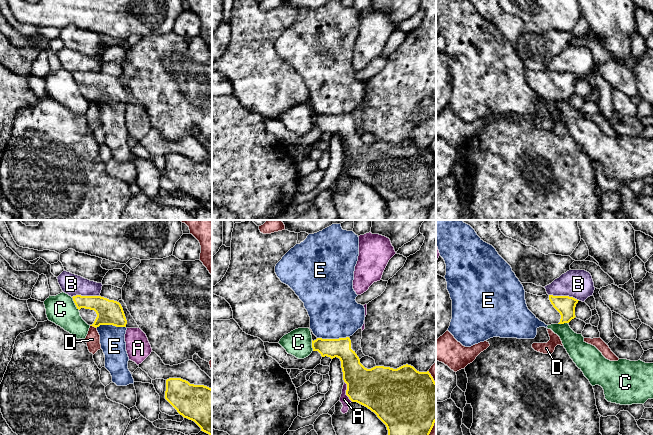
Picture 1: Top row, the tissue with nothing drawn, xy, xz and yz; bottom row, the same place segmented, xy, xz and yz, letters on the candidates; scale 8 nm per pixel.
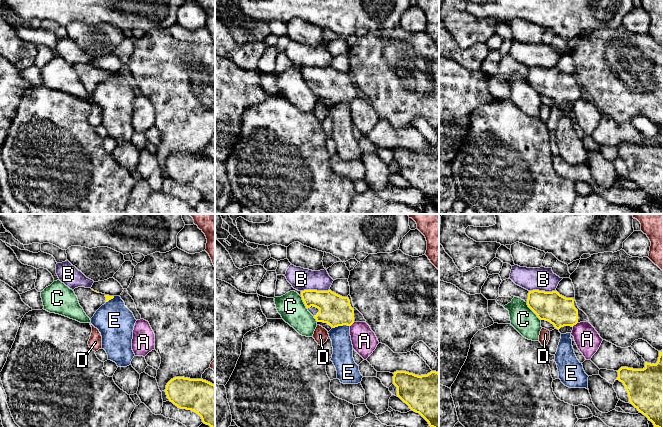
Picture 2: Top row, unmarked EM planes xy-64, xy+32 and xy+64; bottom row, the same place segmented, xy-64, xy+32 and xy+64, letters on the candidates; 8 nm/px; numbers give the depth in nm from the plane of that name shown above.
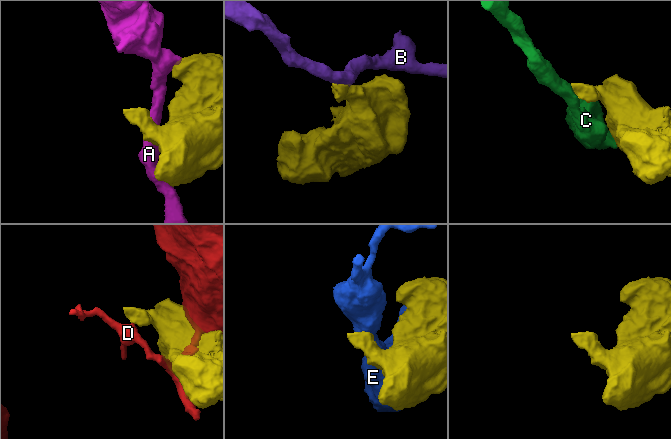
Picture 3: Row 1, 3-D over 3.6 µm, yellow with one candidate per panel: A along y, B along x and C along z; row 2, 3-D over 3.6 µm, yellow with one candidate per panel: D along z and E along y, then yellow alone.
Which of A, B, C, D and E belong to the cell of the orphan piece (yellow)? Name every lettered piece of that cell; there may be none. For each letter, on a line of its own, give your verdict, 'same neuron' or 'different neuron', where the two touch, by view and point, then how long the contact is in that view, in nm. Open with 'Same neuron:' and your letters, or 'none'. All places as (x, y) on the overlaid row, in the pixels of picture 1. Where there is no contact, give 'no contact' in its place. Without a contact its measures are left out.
Same neuron: none
A: different neuron; contact xz (346, 391); length 180 nm
B: different neuron; contact yz (564, 296); length 260 nm
C: different neuron; contact xy (74, 302); length 120 nm
D: different neuron; contact xy (93, 326); length 60 nm
E: different neuron; contact xz (332, 339); length 260 nm

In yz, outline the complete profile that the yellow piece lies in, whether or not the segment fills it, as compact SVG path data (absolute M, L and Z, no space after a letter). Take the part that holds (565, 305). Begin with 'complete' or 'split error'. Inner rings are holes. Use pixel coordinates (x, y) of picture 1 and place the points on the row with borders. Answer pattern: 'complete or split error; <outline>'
split error; M525 292L528 309L546 325L569 323L575 316L579 300L569 296L537 296Z

